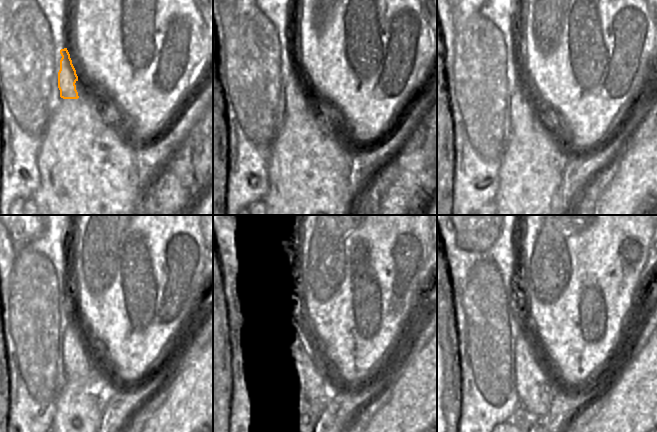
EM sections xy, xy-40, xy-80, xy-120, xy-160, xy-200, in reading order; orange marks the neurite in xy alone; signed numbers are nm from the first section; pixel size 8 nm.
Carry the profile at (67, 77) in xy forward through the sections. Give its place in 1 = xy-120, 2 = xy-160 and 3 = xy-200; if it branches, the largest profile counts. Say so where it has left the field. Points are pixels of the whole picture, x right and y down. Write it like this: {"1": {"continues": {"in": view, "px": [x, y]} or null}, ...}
{"1": {"continues": {"in": "xy-120", "px": [74, 344]}}, "2": {"continues": {"in": "xy-160", "px": [307, 390]}}, "3": {"continues": {"in": "xy-200", "px": [533, 386]}}}

